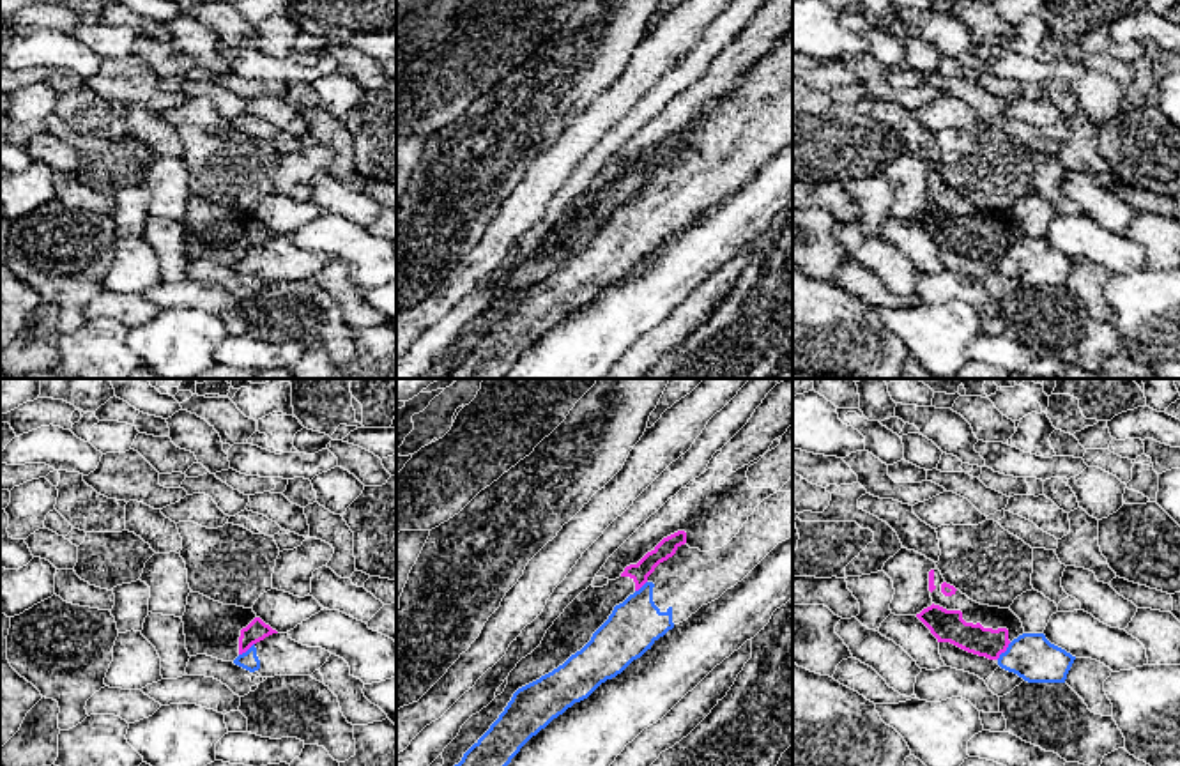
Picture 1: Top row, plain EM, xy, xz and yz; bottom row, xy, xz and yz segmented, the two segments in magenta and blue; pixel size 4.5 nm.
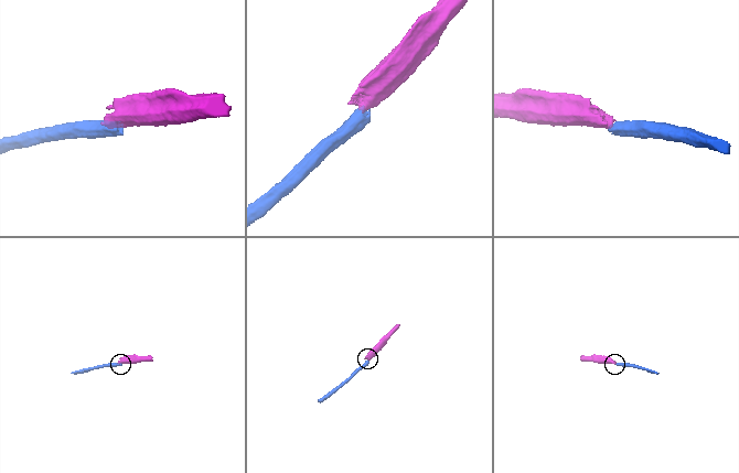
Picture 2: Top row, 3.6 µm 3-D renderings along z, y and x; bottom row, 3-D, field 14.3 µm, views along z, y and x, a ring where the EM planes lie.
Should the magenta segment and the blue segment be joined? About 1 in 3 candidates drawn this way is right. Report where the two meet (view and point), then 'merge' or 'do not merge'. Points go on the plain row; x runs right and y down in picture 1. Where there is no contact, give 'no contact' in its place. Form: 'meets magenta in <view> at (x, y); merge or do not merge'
meets magenta in yz at (1003, 255); do not merge

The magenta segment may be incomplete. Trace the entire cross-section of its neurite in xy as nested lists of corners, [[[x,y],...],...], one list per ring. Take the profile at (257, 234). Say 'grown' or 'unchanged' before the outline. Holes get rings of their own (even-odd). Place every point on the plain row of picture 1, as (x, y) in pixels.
grown; [[[193,195],[180,223],[189,260],[207,258],[223,265],[234,265],[253,248],[278,237],[253,212],[223,209]]]

